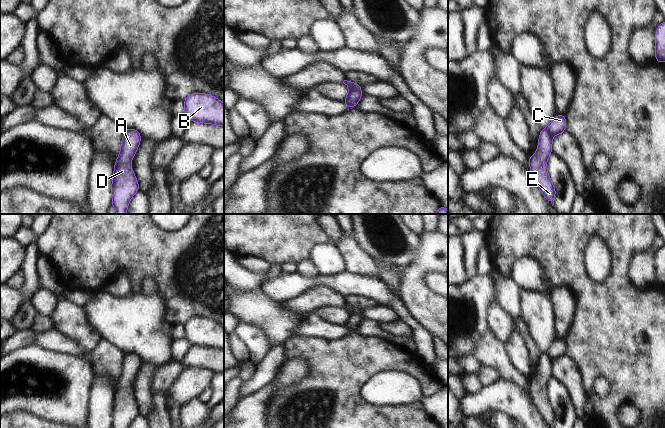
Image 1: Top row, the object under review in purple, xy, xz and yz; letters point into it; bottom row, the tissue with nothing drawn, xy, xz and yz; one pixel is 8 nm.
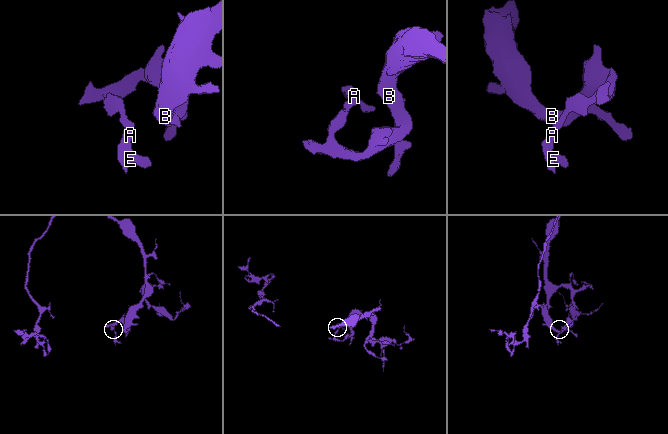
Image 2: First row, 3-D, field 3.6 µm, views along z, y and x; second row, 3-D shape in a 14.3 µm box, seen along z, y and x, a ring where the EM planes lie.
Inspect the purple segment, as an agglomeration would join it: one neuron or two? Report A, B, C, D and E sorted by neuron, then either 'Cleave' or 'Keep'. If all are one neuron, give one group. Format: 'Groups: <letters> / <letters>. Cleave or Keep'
Groups: A D E / B C. Cleave

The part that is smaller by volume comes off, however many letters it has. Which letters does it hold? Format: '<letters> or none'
A, D, E

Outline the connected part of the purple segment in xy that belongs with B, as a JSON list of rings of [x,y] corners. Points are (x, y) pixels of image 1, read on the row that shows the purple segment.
[[[192,93],[184,101],[185,115],[191,122],[224,126],[224,104],[205,93]]]

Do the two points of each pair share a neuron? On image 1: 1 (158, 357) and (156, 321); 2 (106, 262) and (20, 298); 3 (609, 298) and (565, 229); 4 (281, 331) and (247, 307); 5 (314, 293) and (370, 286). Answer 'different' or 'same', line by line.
1: same
2: different
3: same
4: same
5: different

